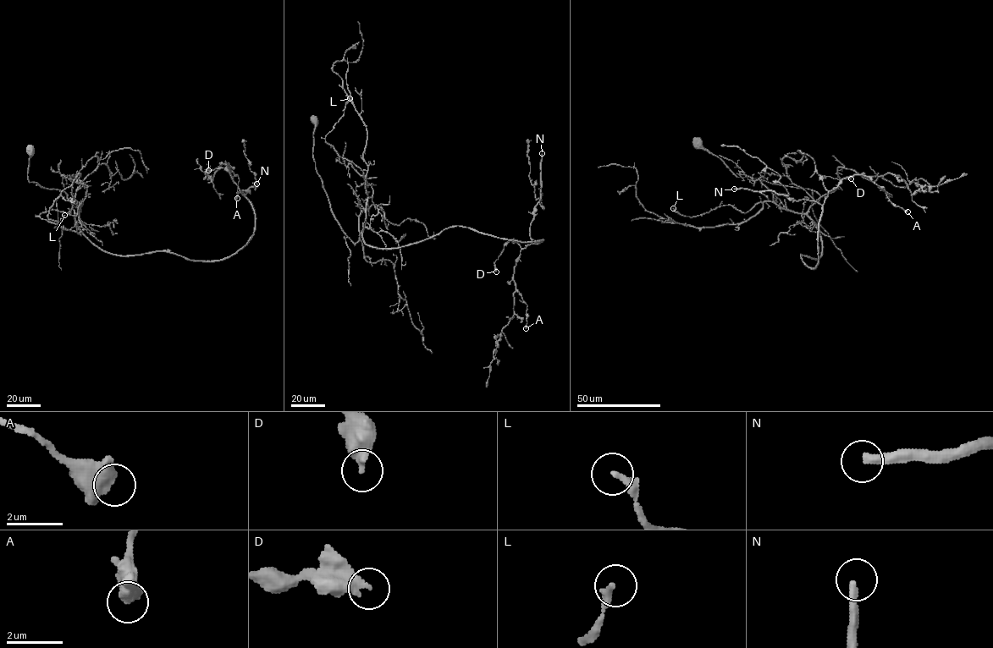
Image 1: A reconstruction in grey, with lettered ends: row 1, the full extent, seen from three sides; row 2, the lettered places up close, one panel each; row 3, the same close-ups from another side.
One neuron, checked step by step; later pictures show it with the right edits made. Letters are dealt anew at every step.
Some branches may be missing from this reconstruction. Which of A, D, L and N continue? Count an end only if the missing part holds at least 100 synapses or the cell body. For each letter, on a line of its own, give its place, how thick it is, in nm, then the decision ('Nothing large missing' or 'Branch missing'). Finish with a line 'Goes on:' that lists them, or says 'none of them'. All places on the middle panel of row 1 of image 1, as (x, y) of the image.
A: Place: (526, 328). Thickness 650 nm. Nothing large missing
D: Place: (496, 271). Thickness 500 nm. Nothing large missing
L: Place: (350, 98). Thickness 240 nm. Nothing large missing
N: Place: (542, 153). Thickness 300 nm. Branch missing
Goes on: N

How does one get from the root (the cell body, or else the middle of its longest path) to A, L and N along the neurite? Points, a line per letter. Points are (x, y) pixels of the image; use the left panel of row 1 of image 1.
A: (30, 148), (28, 181), (63, 191), (78, 228), (114, 254), (228, 258), (255, 212), (225, 164), (237, 198)
L: (30, 148), (28, 181), (63, 191), (75, 213), (81, 203), (76, 216), (40, 217), (64, 215)
N: (30, 148), (28, 181), (63, 191), (78, 228), (120, 255), (229, 257), (254, 231), (243, 193), (256, 183)

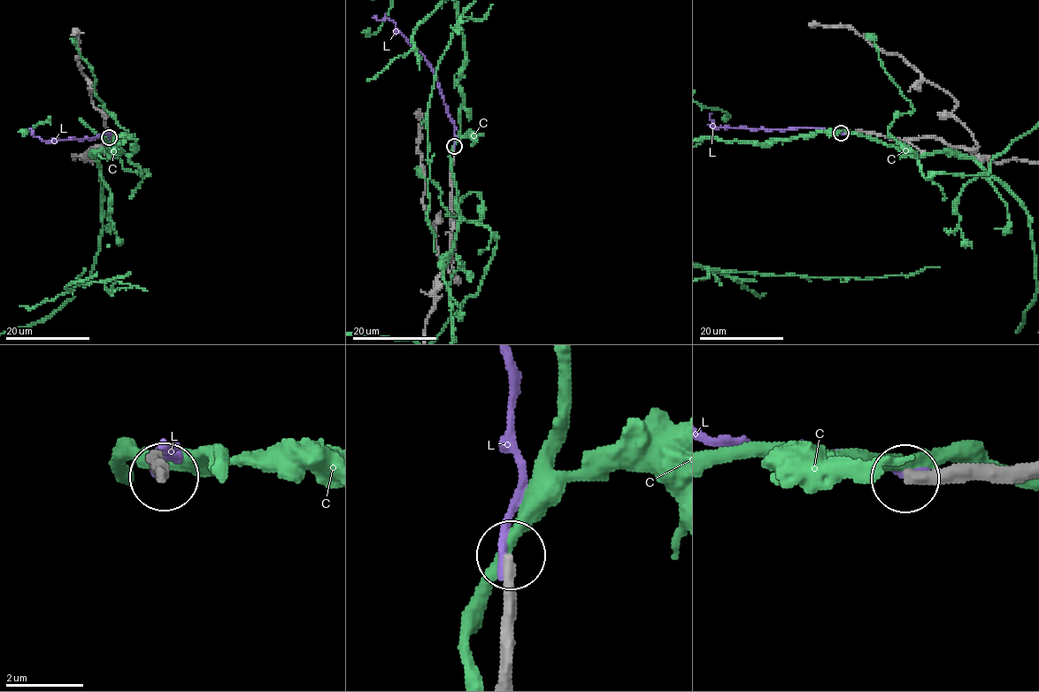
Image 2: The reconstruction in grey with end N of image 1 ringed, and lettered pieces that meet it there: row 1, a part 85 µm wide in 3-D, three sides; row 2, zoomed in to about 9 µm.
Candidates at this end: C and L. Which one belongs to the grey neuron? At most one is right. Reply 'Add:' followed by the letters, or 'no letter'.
Add: no letter

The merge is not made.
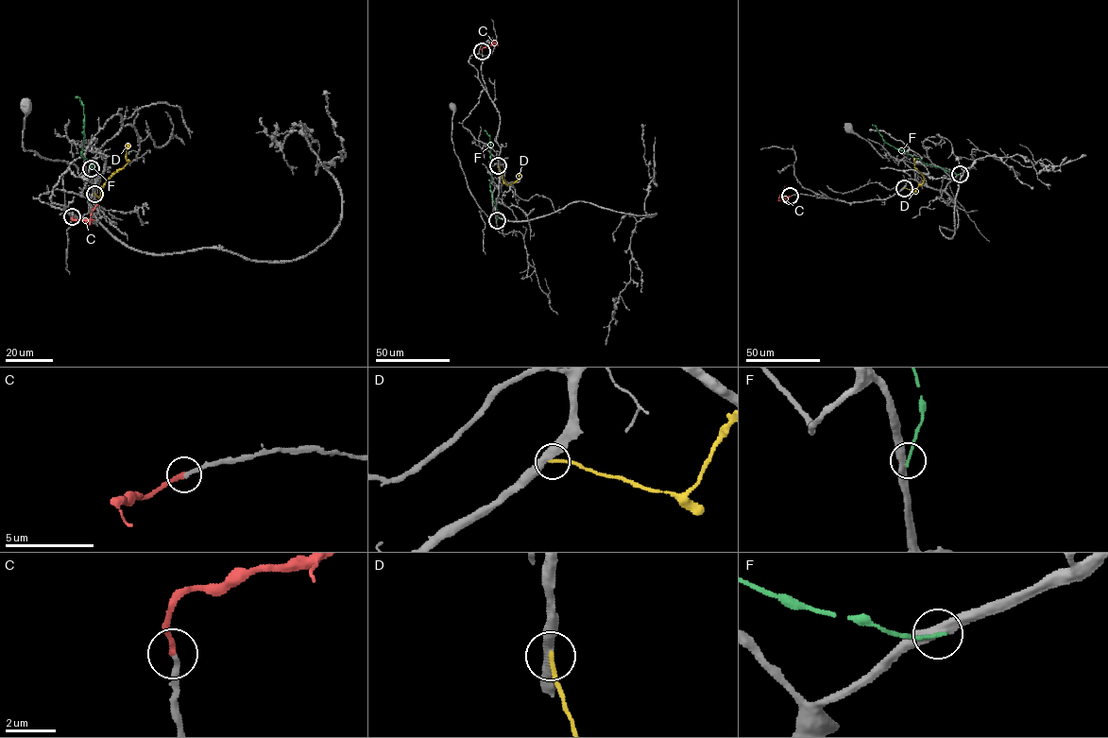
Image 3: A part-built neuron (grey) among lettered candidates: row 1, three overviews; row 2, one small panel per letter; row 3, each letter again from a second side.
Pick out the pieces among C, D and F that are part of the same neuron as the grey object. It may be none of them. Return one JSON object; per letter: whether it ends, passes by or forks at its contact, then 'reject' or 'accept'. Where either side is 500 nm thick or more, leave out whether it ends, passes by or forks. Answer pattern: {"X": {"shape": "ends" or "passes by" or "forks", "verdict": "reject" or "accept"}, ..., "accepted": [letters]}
{"C": {"shape": "ends", "verdict": "accept"}, "D": {"shape": "ends", "verdict": "reject"}, "F": {"shape": "ends", "verdict": "reject"}, "accepted": ["C"]}

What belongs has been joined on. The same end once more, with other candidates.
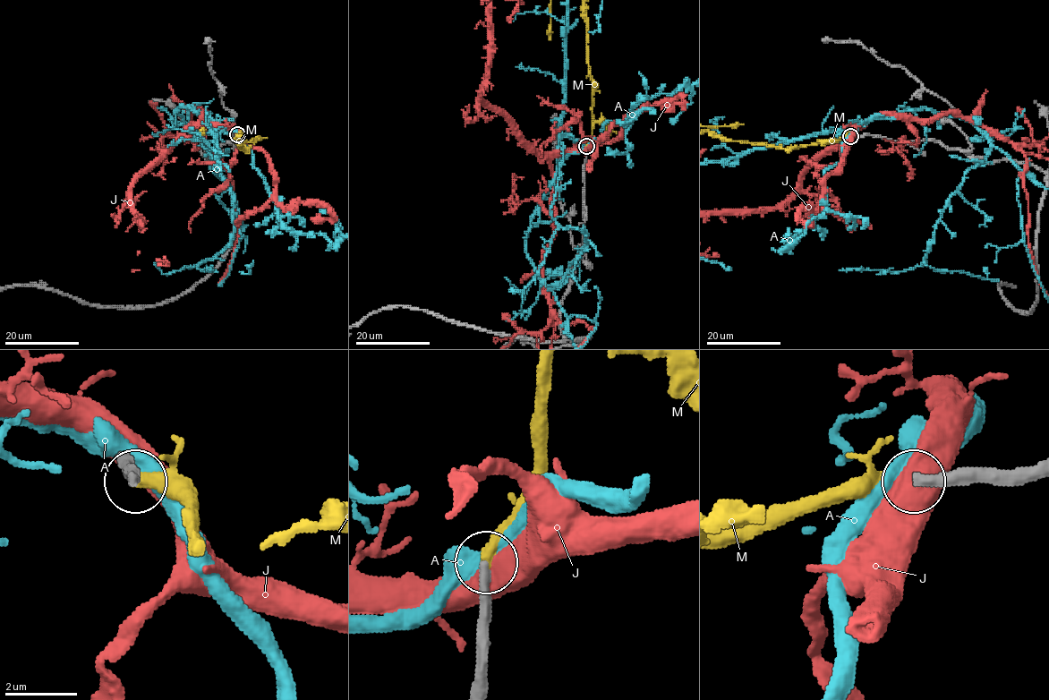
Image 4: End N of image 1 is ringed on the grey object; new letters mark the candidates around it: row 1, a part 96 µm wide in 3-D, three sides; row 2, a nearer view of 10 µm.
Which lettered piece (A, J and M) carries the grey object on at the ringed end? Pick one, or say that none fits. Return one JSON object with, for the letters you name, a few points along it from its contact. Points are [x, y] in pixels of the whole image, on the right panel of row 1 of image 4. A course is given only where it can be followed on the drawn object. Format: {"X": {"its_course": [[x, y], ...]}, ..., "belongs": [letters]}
{"belongs": ["M"]}

